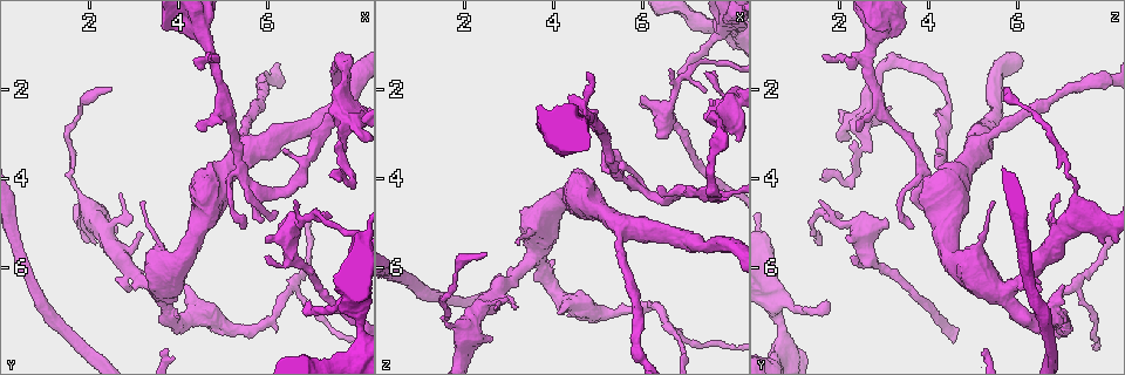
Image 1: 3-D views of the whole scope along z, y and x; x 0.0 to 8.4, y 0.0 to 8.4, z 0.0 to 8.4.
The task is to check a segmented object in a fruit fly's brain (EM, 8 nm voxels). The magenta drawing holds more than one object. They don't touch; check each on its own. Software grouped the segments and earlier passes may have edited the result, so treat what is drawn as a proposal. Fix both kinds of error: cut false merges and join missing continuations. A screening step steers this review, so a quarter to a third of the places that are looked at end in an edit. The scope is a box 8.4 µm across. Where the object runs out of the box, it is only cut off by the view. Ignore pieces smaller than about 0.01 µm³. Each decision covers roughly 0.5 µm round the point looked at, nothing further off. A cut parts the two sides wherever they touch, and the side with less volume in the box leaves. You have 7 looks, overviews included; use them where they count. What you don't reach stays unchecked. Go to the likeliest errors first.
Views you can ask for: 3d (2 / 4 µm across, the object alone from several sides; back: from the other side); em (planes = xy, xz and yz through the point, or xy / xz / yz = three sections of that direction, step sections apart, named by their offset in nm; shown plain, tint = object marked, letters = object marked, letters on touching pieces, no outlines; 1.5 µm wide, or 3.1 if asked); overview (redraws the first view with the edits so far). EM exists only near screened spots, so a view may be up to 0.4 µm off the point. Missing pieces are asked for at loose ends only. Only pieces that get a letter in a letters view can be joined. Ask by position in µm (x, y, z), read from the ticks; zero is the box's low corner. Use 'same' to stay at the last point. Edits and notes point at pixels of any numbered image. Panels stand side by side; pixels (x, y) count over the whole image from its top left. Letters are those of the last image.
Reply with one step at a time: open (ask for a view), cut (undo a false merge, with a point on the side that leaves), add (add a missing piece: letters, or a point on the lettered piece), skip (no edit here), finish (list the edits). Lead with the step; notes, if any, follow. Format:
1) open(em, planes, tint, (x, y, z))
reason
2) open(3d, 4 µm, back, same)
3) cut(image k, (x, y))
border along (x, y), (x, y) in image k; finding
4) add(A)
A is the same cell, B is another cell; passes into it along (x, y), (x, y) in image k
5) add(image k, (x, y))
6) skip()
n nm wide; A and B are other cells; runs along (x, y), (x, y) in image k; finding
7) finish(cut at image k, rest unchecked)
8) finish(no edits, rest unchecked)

open(em, planes, tint, (2.60, 5.20, 7.60))

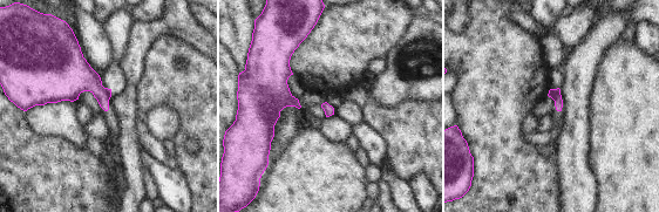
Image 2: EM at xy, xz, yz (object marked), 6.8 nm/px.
open(em, planes, letters, same)
see the neighbours

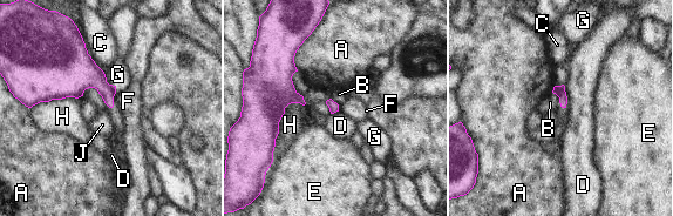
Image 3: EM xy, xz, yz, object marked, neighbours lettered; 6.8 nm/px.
skip()
H touches over 420 nm; A, B, C, D, E, F, G, H and J are other cells; border along (552, 92), (558, 98), (562, 107) in image 3; none of them fits

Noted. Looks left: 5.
open(em, planes, letters, (6.95, 6.90, 1.85))
tapers out

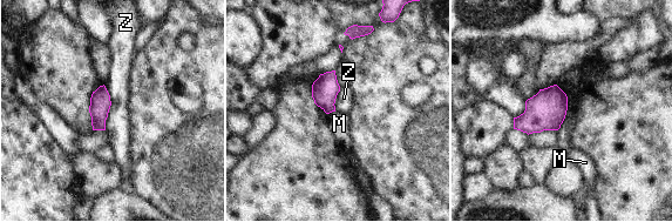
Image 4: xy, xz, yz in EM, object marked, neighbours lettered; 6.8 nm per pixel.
skip()
M and Z are other cells; border along (568, 98), (567, 114), (557, 129) in image 4; no lettered piece goes on from it

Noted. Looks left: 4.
open(em, planes, letters, (7.60, 2.45, 4.45))

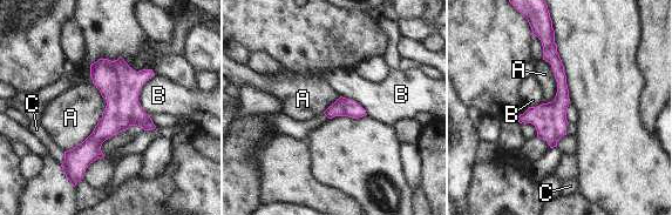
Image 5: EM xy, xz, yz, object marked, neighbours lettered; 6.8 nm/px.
skip()
A touches over 500 nm; A, B and C are other cells; runs along (149, 72), (73, 167) in image 5; one neuron here

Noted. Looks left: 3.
finish(no edits, rest unchecked)

